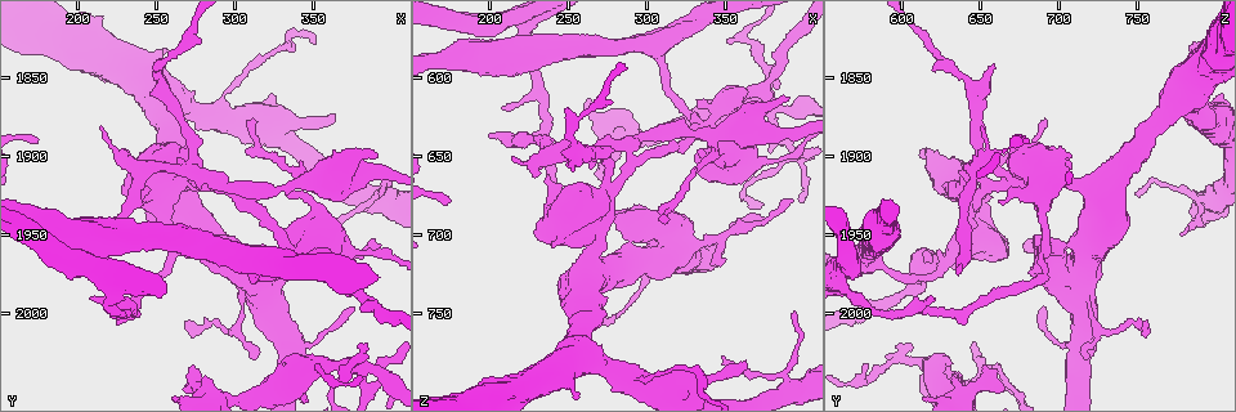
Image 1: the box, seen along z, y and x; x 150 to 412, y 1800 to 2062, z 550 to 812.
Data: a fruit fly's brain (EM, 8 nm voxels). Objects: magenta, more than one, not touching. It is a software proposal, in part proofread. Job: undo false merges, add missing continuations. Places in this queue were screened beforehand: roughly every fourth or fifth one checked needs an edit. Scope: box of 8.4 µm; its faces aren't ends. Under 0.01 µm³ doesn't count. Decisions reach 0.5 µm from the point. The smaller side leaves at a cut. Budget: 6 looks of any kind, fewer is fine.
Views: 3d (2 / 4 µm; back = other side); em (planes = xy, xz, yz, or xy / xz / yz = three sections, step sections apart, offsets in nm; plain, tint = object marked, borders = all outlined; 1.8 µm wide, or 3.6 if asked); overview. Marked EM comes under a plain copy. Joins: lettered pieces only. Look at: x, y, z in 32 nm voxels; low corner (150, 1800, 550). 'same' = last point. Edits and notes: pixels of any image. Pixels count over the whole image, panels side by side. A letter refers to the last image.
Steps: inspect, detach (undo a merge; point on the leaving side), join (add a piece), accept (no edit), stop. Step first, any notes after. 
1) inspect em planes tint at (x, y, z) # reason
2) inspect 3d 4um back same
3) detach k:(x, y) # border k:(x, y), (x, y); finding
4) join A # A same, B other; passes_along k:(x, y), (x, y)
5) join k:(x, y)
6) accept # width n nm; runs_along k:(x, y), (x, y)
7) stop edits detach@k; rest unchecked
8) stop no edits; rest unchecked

inspect em 3.6um planes borders at (256, 1870, 770) # three arms meet

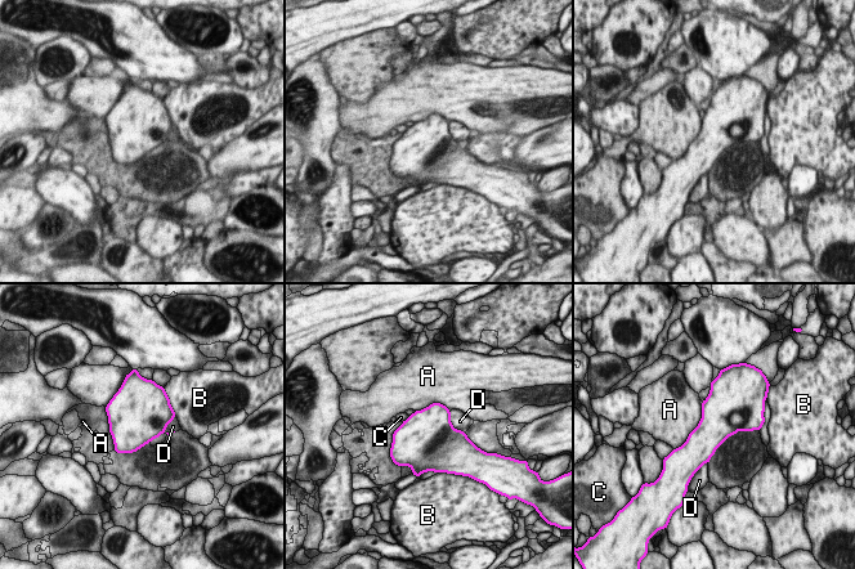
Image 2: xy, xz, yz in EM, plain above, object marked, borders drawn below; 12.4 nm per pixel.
accept # width 500 nm; A other, B other, C other, D other; border 2:(702, 402), (698, 425), (677, 448); all the same neuron

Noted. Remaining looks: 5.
inspect em xz step 8 borders at (390, 1926, 788) # three arms meet

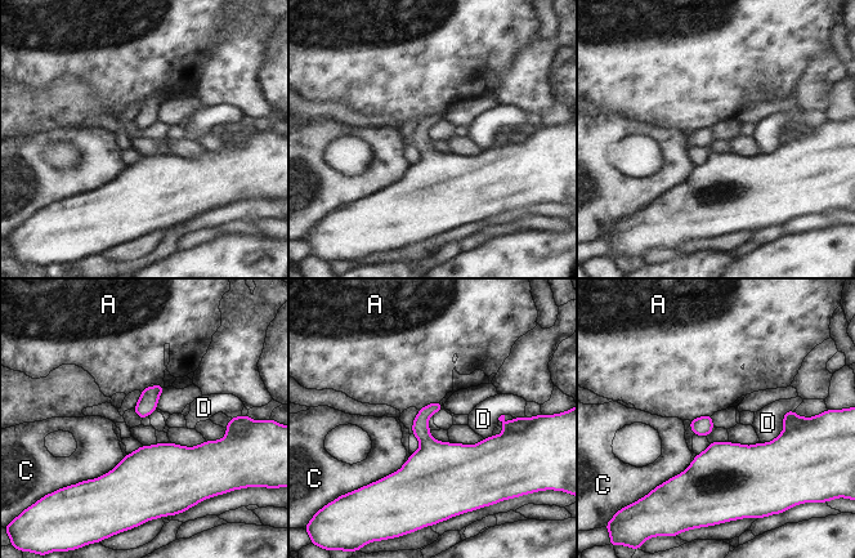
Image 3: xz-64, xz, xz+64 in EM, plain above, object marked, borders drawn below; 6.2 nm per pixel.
accept # A other, C other, D other; border 3:(711, 414), (689, 420); one neuron here

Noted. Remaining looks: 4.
inspect 3d 2um at (268, 2004, 758) # thin end

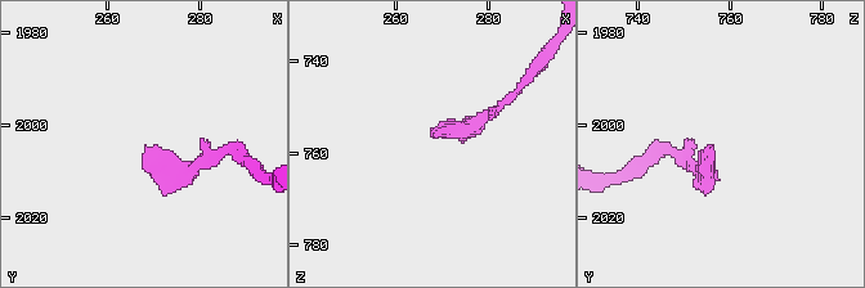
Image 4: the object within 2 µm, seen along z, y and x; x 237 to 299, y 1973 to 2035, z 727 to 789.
inspect em planes borders at (268, 2005, 757) # shape alone is not enough

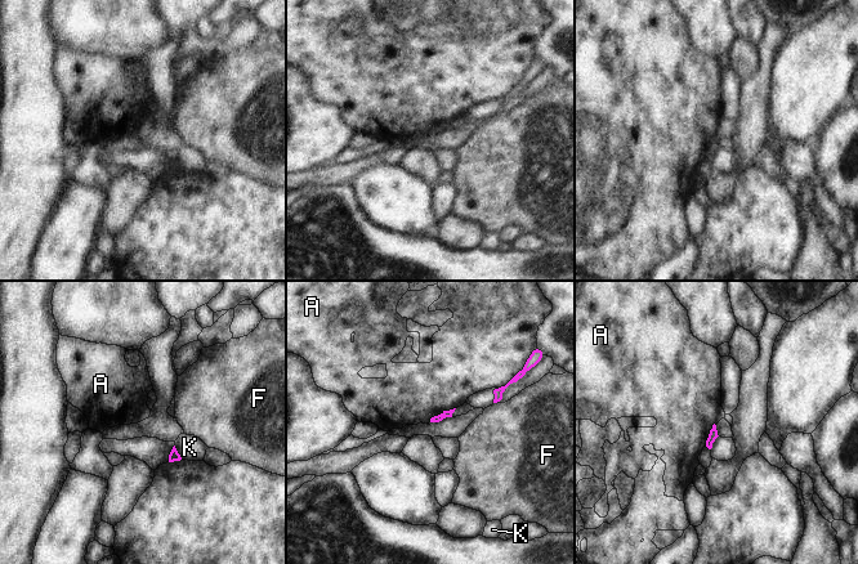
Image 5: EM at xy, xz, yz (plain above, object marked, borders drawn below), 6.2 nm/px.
accept # longest_contact A 190 nm; A other, F other, K other; border 5:(455, 407), (438, 412), (429, 421); no lettered piece goes on from it

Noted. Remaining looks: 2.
stop no edits; rest unchecked

